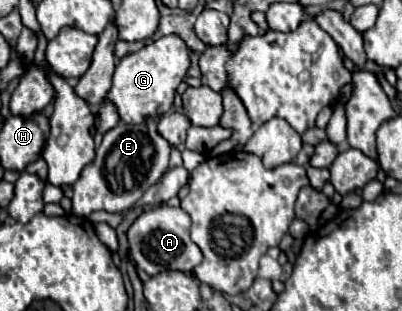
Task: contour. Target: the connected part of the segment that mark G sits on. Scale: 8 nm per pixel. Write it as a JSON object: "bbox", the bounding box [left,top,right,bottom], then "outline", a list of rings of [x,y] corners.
{"bbox":[108,34,190,124],"outline":[[[176,34],[162,36],[160,40],[146,44],[142,50],[128,54],[120,60],[114,72],[114,82],[108,92],[108,100],[116,106],[120,118],[128,124],[138,124],[148,118],[160,118],[172,110],[178,84],[186,78],[190,68],[190,48]]]}

